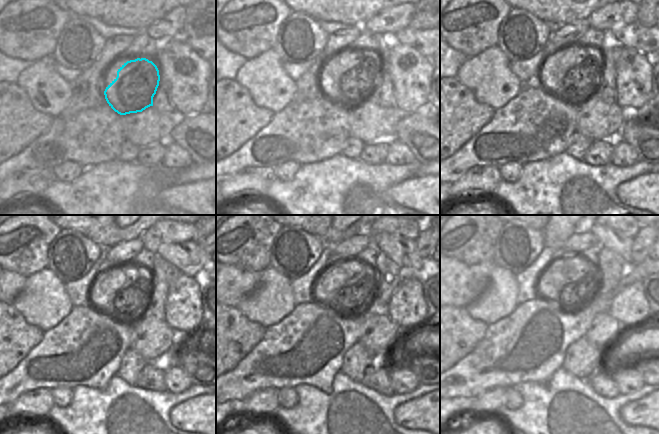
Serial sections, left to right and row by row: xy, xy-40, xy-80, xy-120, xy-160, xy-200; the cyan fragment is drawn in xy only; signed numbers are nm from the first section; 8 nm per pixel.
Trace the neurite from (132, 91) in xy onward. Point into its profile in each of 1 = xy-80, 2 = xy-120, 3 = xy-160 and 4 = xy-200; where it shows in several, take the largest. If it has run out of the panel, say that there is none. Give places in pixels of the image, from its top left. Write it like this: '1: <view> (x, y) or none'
1: xy-80 (580, 77)
2: xy-120 (130, 298)
3: xy-160 (352, 296)
4: xy-200 (572, 293)

